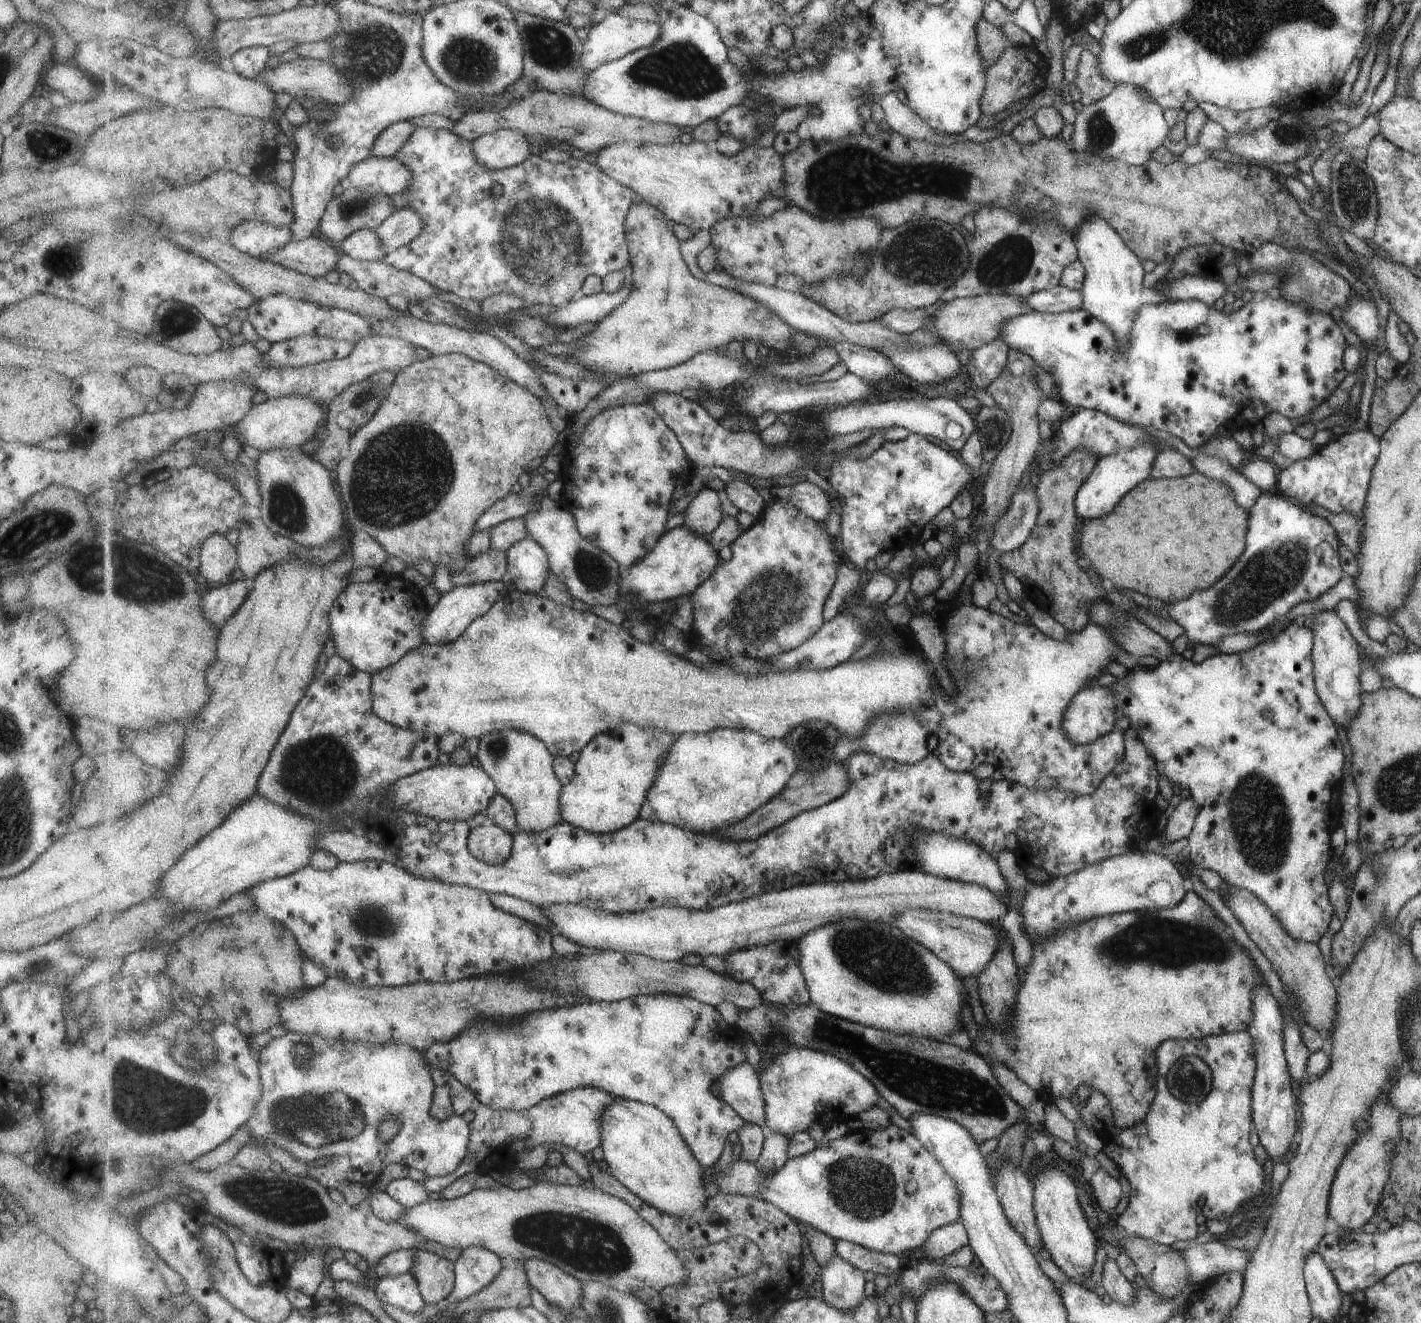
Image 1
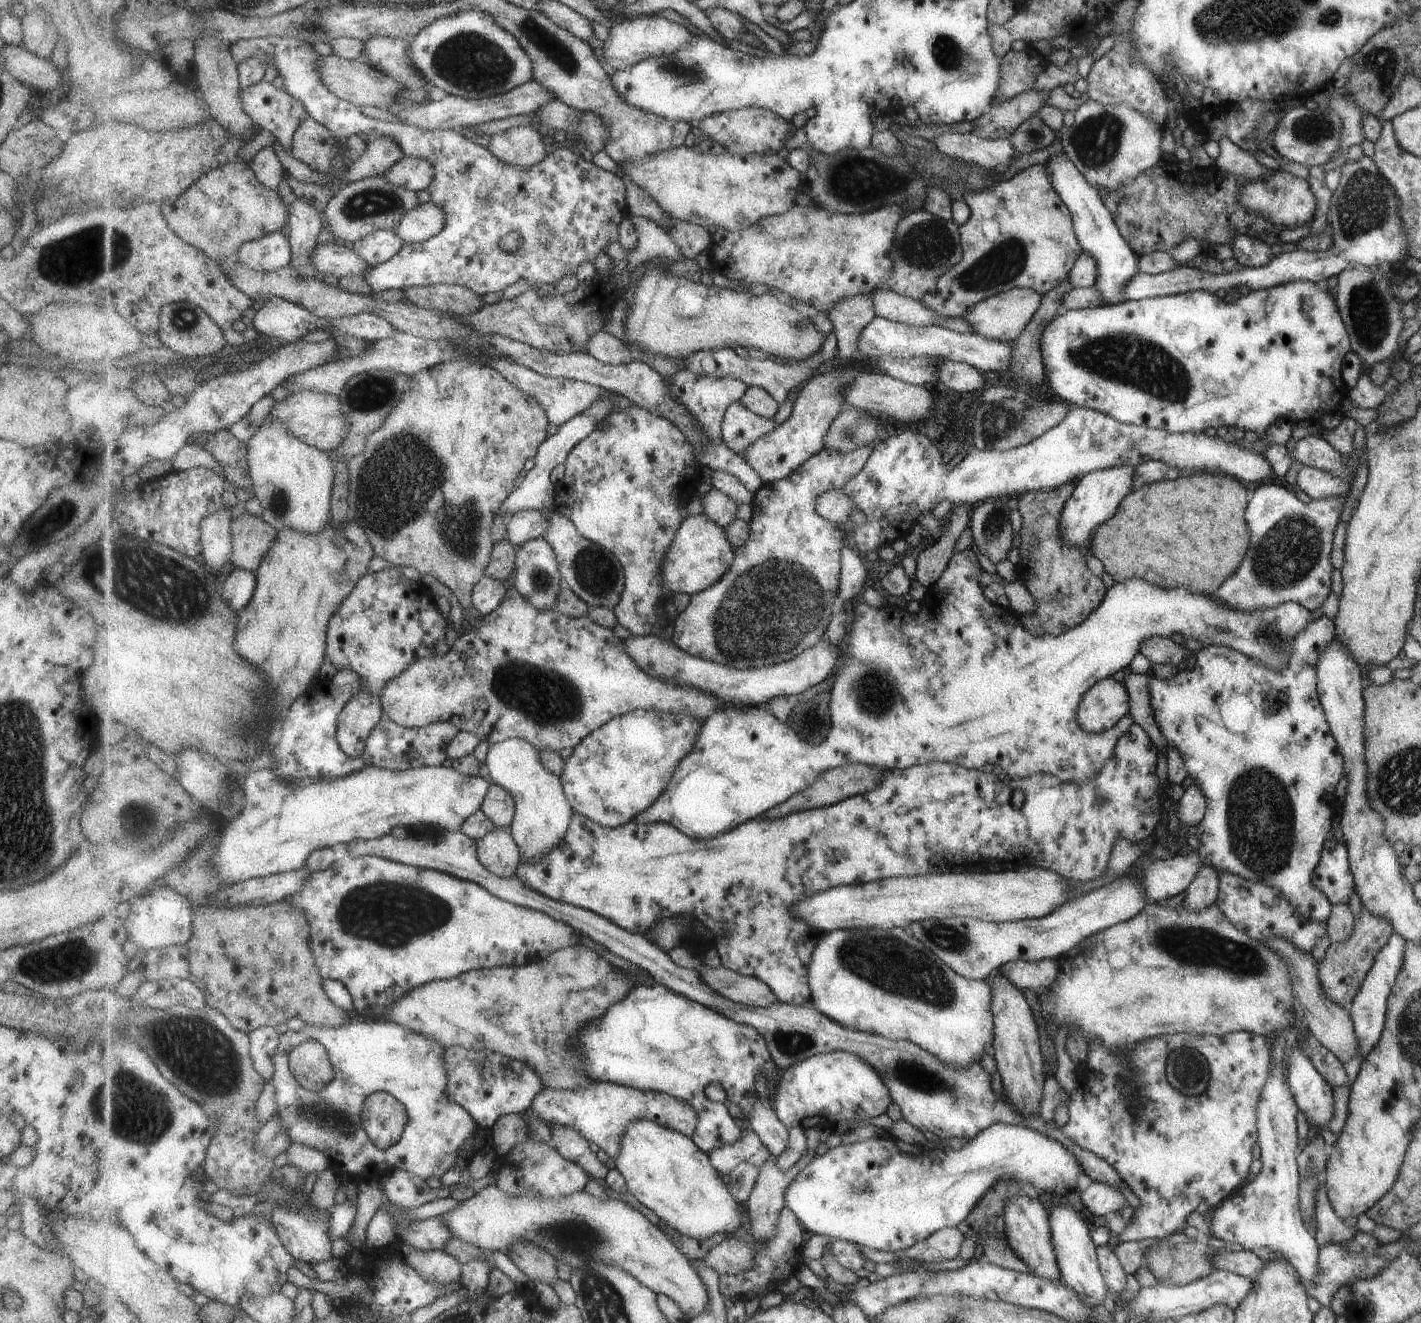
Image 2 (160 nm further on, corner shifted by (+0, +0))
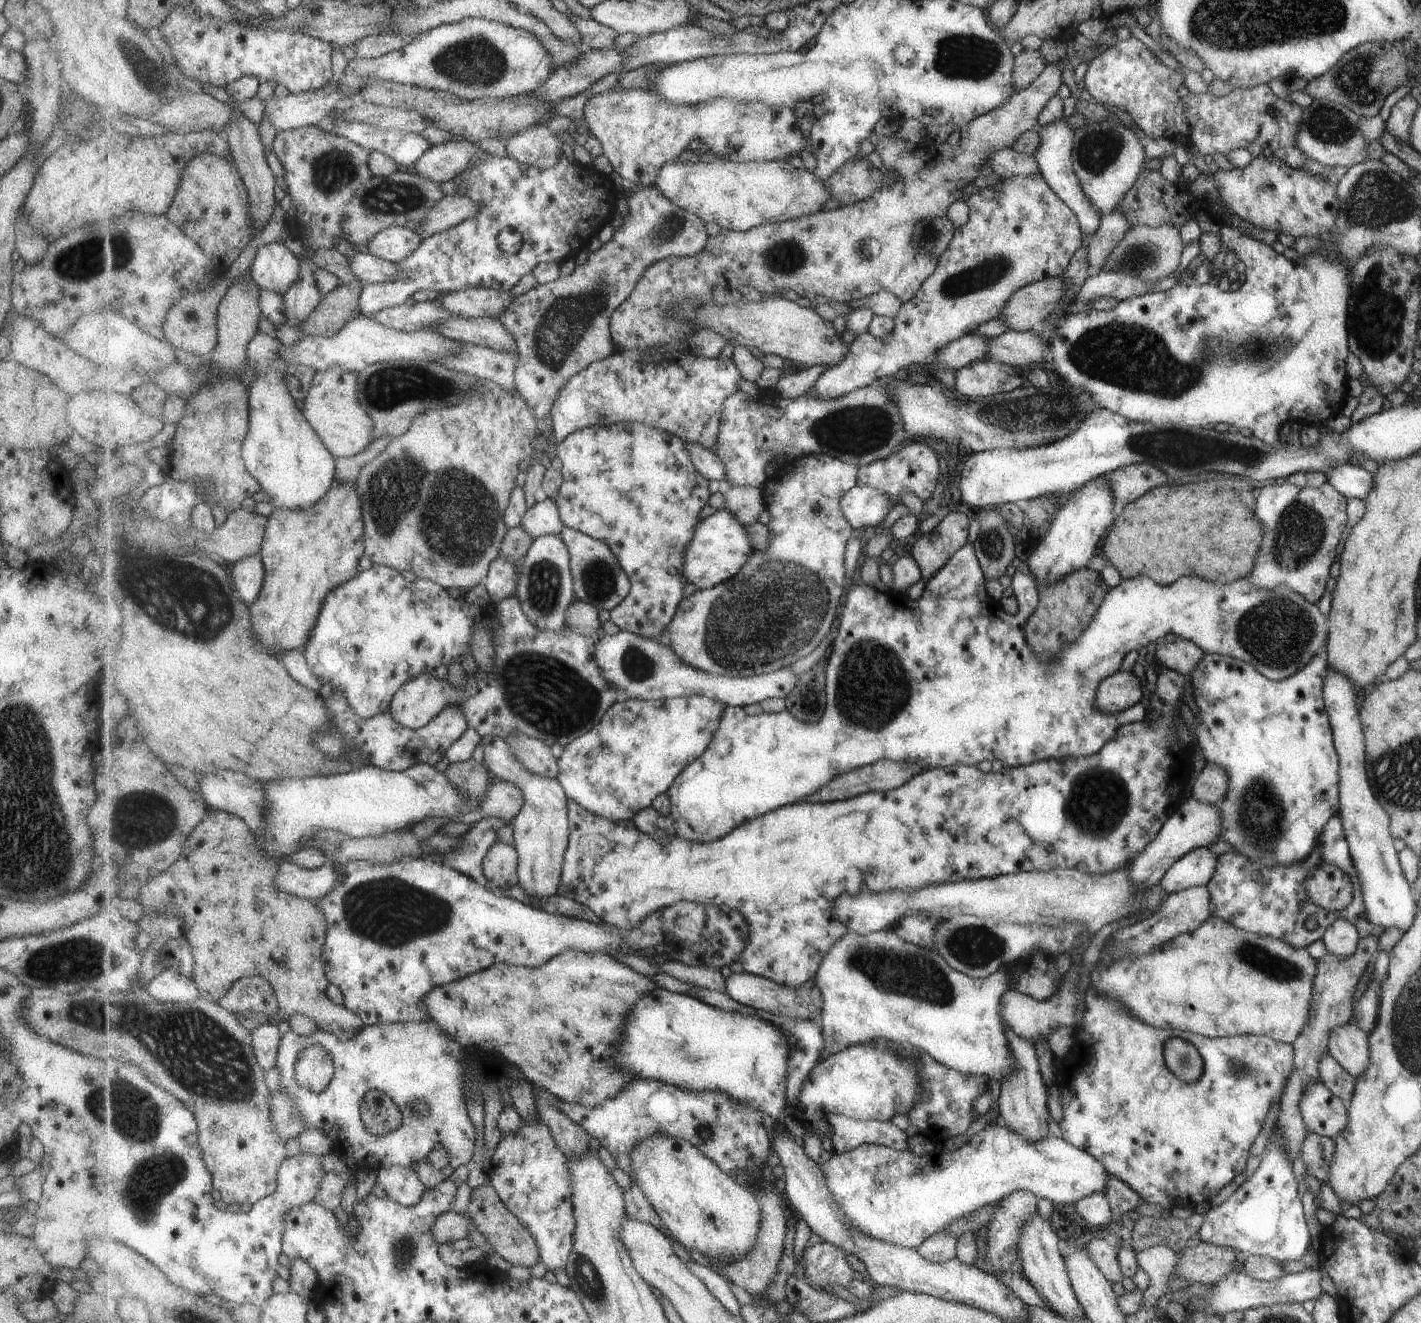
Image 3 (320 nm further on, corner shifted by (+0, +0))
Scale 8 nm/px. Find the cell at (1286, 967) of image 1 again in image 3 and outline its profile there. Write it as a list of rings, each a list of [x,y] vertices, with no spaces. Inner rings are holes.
[[[1345,1024],[1329,1031],[1326,1044],[1331,1055],[1353,1078],[1370,1063],[1369,1036],[1358,1025]]]

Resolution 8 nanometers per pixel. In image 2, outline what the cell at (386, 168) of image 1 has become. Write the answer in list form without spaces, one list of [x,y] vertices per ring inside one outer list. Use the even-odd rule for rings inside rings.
[[[404,156],[385,176],[395,184],[419,192],[424,188],[430,188],[436,178],[436,172],[434,164],[429,159]]]

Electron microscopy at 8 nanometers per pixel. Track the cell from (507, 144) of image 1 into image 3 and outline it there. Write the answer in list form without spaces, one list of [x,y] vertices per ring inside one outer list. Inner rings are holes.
[[[545,124],[533,125],[512,136],[506,148],[509,157],[539,169],[554,167],[563,156],[563,140]]]

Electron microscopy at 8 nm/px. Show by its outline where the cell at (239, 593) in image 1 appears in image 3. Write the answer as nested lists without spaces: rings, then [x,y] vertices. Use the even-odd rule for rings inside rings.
[[[261,554],[238,560],[232,568],[234,588],[247,604],[252,605],[257,600],[265,579],[266,568]]]

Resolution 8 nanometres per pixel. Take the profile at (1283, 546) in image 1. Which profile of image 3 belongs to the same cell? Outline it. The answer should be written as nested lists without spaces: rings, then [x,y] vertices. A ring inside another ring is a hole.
[[[1323,482],[1321,486],[1299,488],[1289,483],[1273,484],[1260,488],[1258,498],[1255,499],[1255,516],[1259,516],[1262,525],[1262,544],[1258,550],[1254,567],[1247,576],[1255,588],[1272,590],[1273,587],[1285,585],[1293,592],[1300,594],[1305,600],[1312,603],[1319,600],[1325,590],[1325,582],[1329,576],[1329,566],[1337,556],[1339,536],[1345,528],[1345,498],[1329,483]]]

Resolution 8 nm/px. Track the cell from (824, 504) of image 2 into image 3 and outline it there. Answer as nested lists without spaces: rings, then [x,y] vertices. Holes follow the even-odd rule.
[[[857,485],[842,498],[844,515],[861,532],[879,531],[879,524],[894,506],[892,498],[869,485]]]

